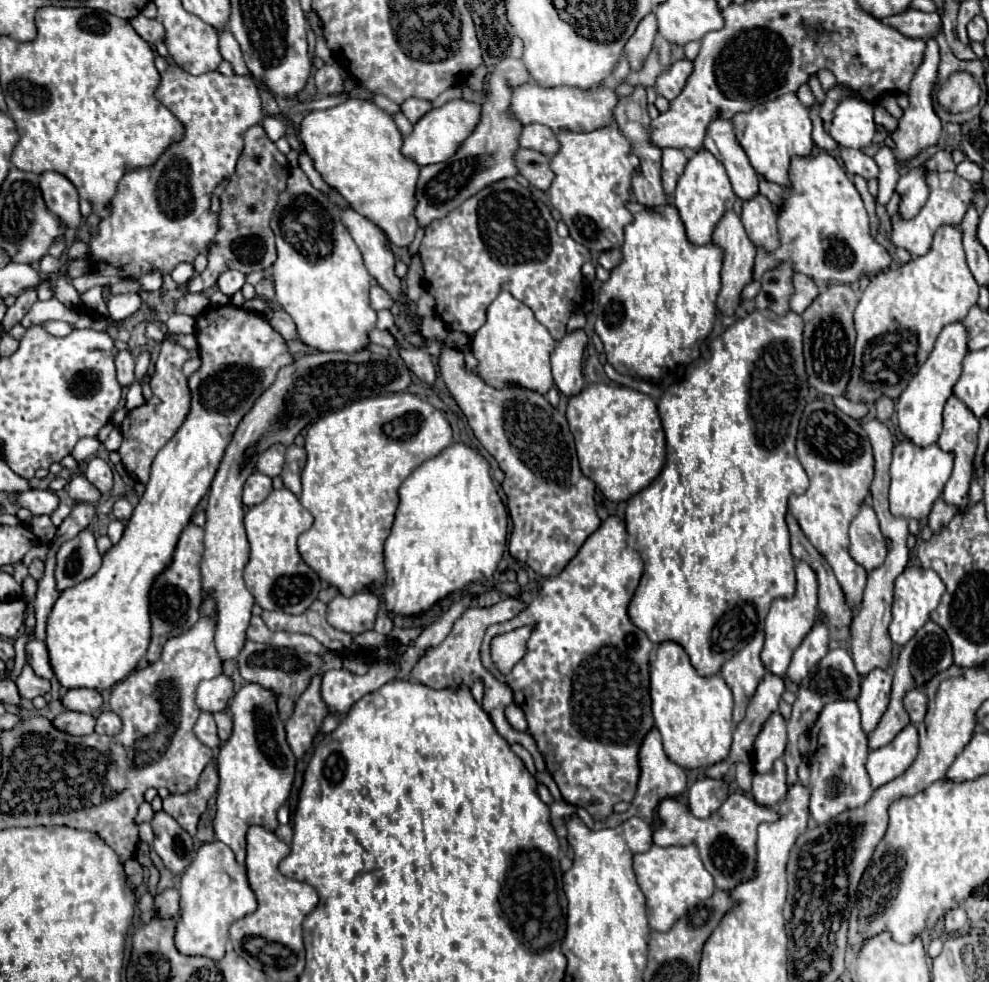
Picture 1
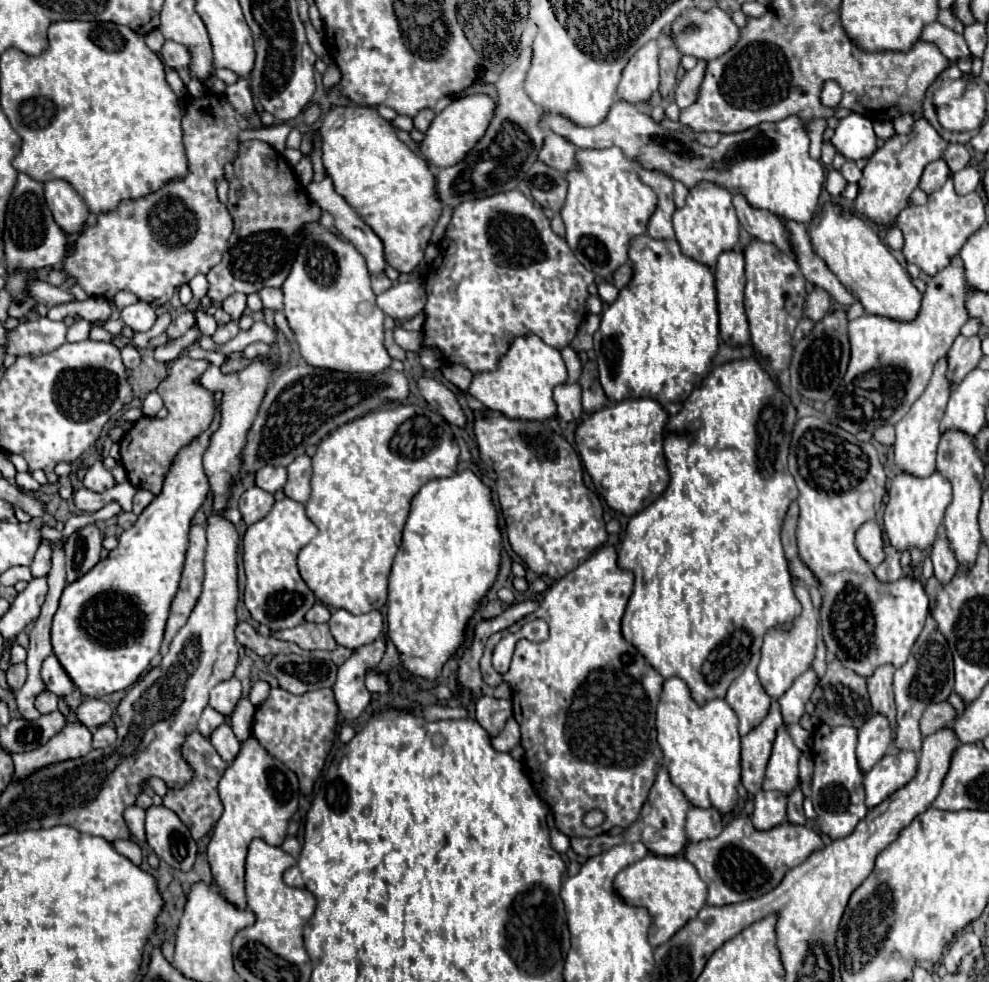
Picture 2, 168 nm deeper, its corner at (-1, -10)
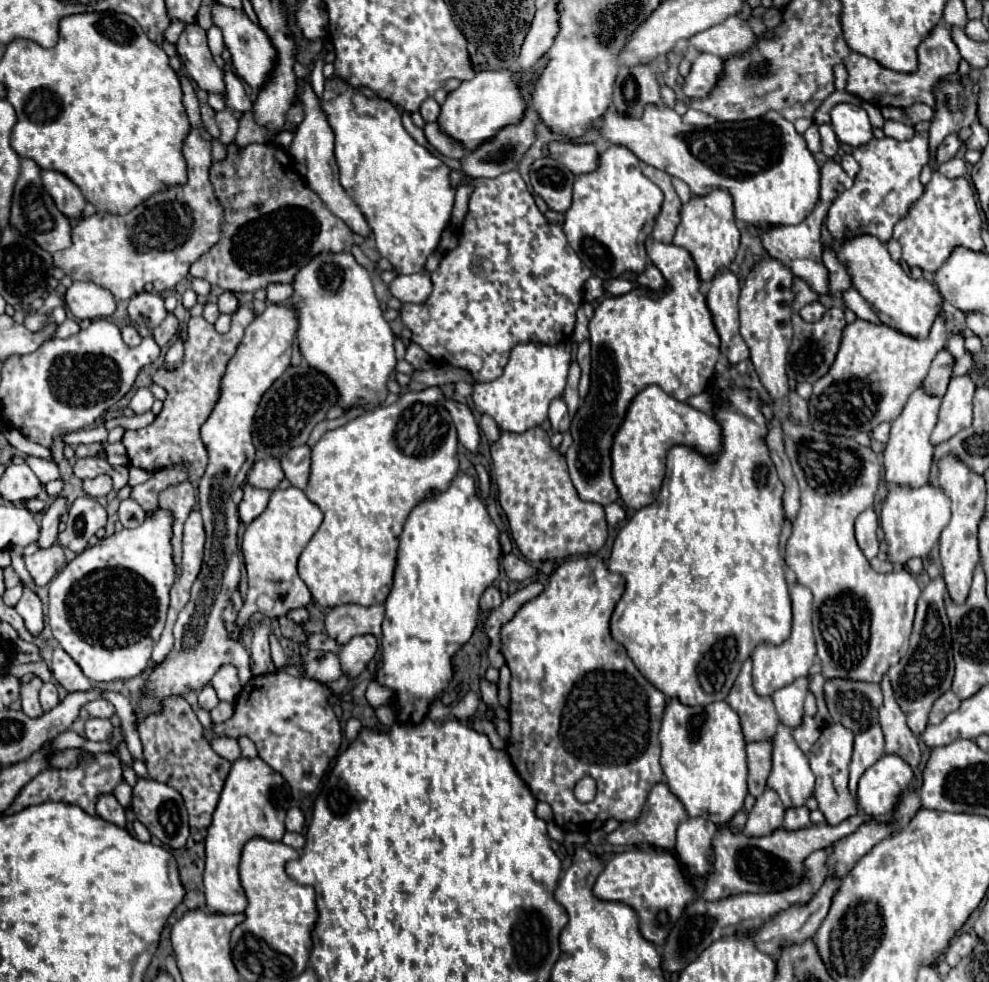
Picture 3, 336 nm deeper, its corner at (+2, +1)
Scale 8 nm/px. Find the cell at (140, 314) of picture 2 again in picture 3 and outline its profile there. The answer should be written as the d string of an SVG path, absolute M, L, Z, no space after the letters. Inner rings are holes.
M147 291L129 299L127 313L133 323L149 327L149 329L155 329L155 325L159 325L167 317L163 297L157 293L147 293Z

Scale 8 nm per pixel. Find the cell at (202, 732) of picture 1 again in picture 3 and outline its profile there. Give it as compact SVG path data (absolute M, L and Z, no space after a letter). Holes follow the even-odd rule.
M205 685L201 691L199 691L199 705L207 711L211 711L215 705L219 703L217 695L215 695L215 689L211 685Z

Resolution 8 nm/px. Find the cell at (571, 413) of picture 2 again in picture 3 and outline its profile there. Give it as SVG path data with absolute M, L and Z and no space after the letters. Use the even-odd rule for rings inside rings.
M555 399L549 407L549 423L553 433L565 433L569 429L569 413L563 399Z

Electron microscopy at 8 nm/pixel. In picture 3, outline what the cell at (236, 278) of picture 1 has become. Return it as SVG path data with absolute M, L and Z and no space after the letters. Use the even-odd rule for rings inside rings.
M221 293L219 299L217 299L217 305L219 305L219 313L233 315L239 307L239 299L233 293Z

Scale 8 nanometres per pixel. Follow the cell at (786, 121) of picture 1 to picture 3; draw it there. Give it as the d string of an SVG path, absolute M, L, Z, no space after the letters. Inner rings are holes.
M647 105L641 119L625 117L617 111L607 111L601 121L601 133L607 141L631 149L643 163L683 179L691 193L697 197L703 197L703 193L709 193L711 189L727 189L733 197L735 219L753 229L797 225L815 209L819 201L819 165L807 149L805 139L795 131L791 121L781 117L777 111L769 111L767 115L751 121L695 127L683 123L681 115L669 107Z

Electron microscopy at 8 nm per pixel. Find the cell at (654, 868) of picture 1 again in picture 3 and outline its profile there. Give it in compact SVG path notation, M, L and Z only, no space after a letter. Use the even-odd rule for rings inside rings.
M641 849L623 851L609 859L595 881L593 893L601 901L619 901L629 905L639 917L641 935L653 945L663 945L673 923L693 899L693 887L671 853L649 853Z

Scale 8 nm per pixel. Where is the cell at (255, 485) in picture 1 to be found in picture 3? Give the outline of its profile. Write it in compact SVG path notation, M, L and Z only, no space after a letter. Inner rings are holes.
M249 483L243 485L243 501L239 503L239 517L245 525L249 525L255 517L259 517L259 513L263 513L267 509L267 501L269 501L269 491L263 489L255 489Z

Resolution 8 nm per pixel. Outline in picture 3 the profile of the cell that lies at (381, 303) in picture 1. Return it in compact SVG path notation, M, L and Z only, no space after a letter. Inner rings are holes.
M429 271L413 273L413 275L397 275L395 281L389 285L393 297L401 303L423 303L431 295L431 275Z

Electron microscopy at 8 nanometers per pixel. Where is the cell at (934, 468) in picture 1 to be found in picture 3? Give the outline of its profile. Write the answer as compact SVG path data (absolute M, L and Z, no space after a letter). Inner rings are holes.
M925 485L921 489L895 487L881 509L881 527L887 541L887 561L893 565L905 565L911 557L927 557L933 545L939 541L941 531L951 519L949 499L937 485Z

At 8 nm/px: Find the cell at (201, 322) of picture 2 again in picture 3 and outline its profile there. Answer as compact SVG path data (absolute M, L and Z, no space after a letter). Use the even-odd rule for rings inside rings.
M239 305L239 309L233 313L233 321L231 321L231 331L227 335L219 335L215 331L214 325L209 325L203 316L191 317L187 324L187 339L185 339L185 361L177 371L157 371L153 375L153 381L157 385L163 385L167 389L167 399L165 405L161 409L161 413L155 417L155 421L145 427L145 429L137 429L137 431L125 431L121 443L127 449L127 457L131 461L133 467L141 467L147 471L157 471L157 469L165 469L171 467L175 463L181 461L189 461L191 463L191 479L189 483L181 483L177 487L169 487L167 491L161 493L159 503L163 509L171 511L173 515L173 537L171 537L171 545L173 545L173 561L175 561L175 569L177 569L177 577L179 577L179 561L181 561L181 533L183 533L183 523L187 519L187 515L191 513L193 505L195 505L195 481L201 479L201 475L205 473L207 467L207 447L201 441L199 429L201 425L207 421L207 417L211 415L217 399L219 399L219 389L221 389L221 379L225 373L225 367L229 363L229 359L235 355L239 341L243 339L243 331L245 327L255 319L253 309Z

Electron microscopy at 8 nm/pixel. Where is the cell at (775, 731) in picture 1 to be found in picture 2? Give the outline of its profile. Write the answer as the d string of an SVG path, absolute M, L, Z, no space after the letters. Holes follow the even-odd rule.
M780 726L766 766L762 790L780 790L790 794L798 786L798 756L800 750L794 746L786 728Z

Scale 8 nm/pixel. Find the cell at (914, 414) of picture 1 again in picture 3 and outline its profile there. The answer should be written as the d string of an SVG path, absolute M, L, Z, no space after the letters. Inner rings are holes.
M919 387L907 401L903 413L891 423L891 437L885 447L885 481L889 485L911 485L917 489L919 485L929 483L929 467L933 459L933 445L929 443L929 435L937 423L939 413L939 397L929 397Z

